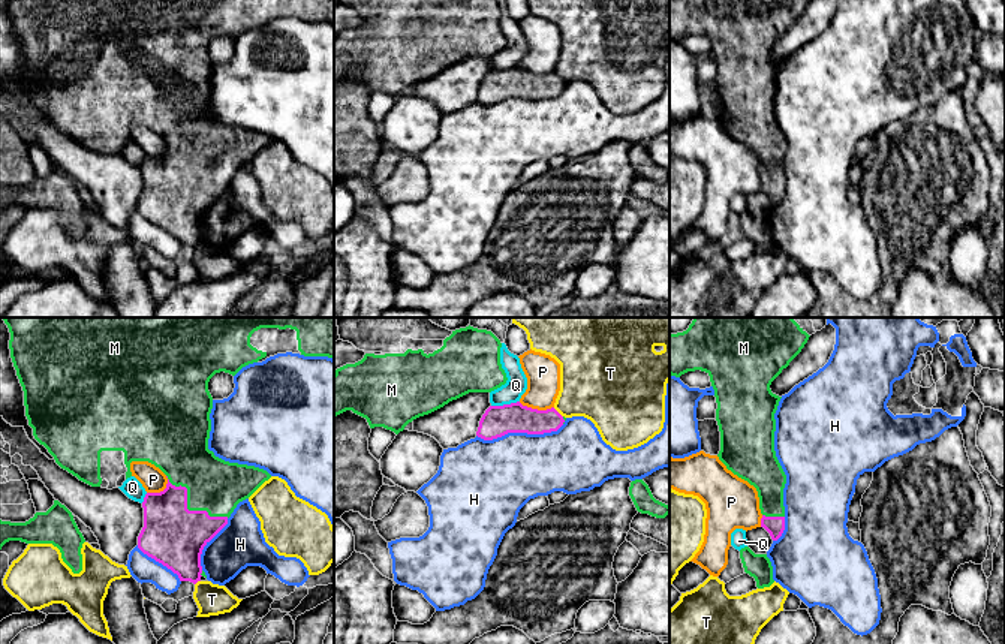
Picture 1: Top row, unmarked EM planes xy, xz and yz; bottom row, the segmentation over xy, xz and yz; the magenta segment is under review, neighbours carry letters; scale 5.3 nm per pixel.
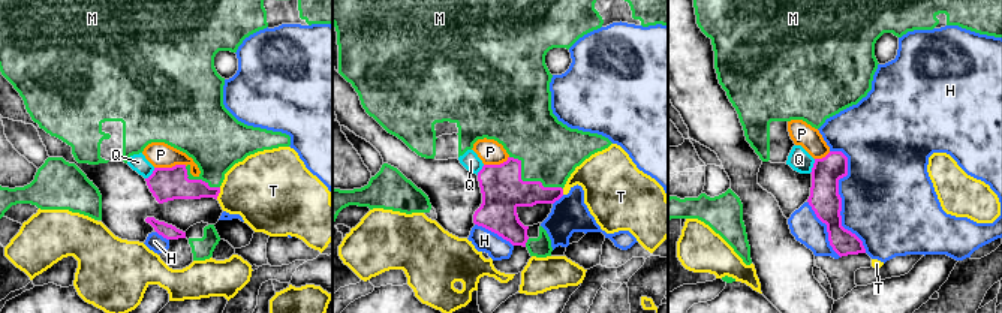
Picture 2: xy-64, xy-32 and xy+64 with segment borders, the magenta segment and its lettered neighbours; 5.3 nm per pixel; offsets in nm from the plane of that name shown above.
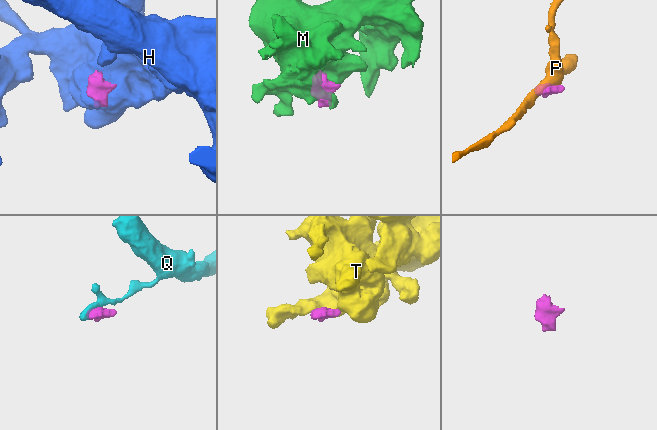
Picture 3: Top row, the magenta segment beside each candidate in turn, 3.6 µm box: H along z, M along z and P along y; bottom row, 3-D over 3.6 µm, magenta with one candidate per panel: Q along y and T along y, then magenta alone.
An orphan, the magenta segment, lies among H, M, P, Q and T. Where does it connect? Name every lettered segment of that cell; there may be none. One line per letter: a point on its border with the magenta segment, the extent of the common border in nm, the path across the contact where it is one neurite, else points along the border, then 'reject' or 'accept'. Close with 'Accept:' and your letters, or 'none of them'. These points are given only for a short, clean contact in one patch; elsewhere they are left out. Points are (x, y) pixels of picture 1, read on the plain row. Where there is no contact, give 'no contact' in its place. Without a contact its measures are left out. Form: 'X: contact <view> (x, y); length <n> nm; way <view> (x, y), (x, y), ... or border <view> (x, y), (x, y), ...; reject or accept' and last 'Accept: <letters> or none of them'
H: contact xz (520, 96); length 480 nm; reject
M: contact xy (186, 172); length 400 nm; accept
P: contact xz (536, 74); length 190 nm; border xz (518, 66), (538, 74), (553, 72); reject
Q: contact xz (505, 69); length 160 nm; border xz (518, 65), (509, 69), (492, 71); reject
T: contact xz (557, 77); length 80 nm; reject
Accept: M

